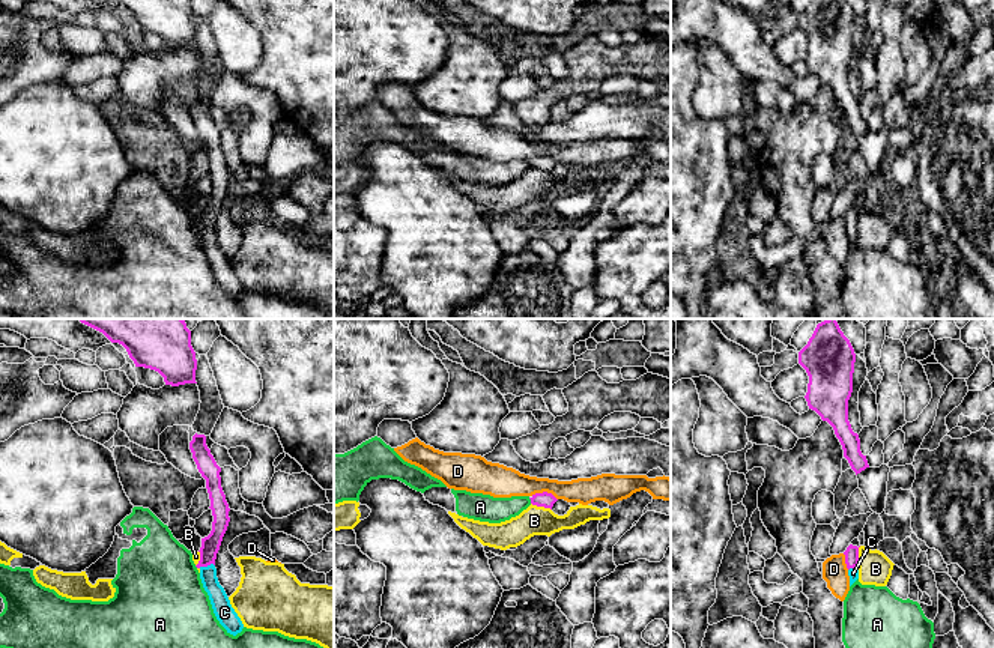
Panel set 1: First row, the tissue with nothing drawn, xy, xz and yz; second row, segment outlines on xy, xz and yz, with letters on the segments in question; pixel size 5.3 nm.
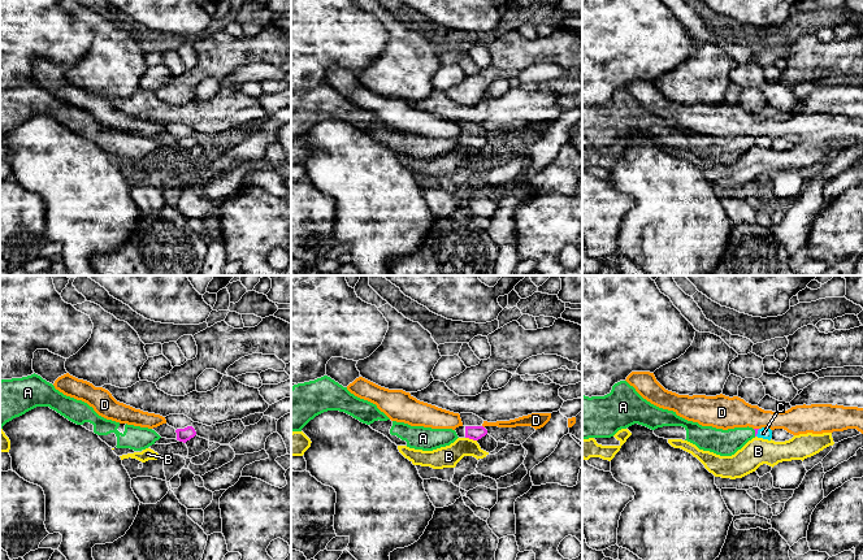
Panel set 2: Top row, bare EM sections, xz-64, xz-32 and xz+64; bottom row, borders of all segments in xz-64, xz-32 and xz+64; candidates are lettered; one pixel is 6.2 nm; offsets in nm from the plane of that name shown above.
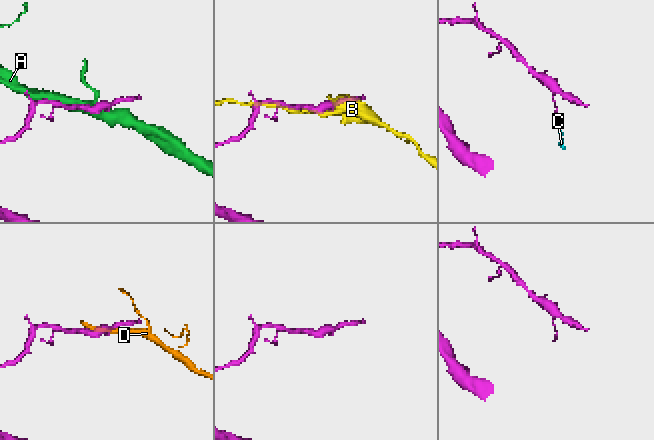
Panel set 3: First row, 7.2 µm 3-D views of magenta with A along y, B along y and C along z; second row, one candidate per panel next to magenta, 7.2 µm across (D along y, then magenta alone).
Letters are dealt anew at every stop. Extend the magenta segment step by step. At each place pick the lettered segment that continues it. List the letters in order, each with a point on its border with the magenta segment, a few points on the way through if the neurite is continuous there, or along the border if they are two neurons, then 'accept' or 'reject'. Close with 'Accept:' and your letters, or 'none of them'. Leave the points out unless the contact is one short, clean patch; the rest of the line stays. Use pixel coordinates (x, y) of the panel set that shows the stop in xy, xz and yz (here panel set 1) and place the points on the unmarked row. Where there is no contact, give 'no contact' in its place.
A: xz (531, 164) | along xz (528, 161), (531, 166) | reject
B: xz (542, 169) | along xz (531, 166), (551, 173) | reject
C: xy (206, 229) | across xy (211, 208), (206, 229), (209, 245), (220, 265) | accept
D: xz (545, 155) | along xz (531, 158), (549, 155), (557, 163) | reject
Accept: C

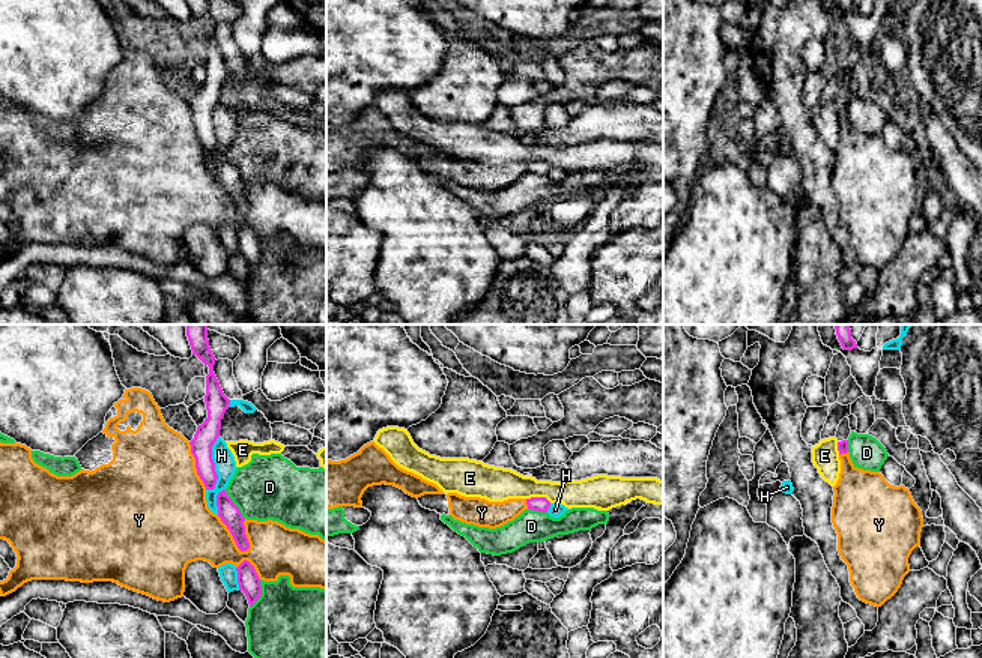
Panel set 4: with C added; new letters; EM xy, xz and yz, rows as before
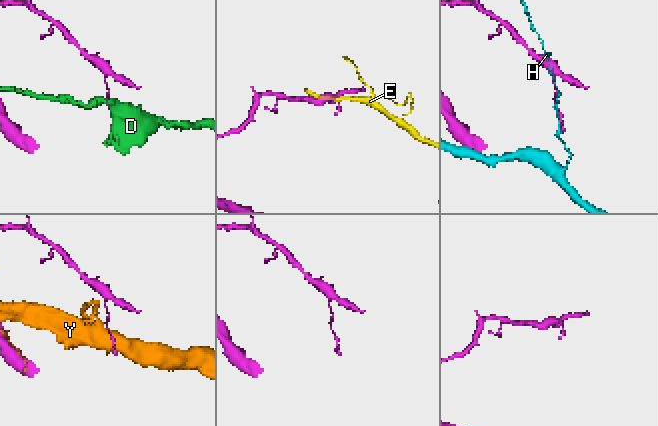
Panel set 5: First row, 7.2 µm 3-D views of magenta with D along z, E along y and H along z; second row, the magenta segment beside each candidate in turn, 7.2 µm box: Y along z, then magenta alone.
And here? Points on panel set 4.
D: xy (235, 169) | reject
E: xz (539, 161) | along xz (527, 161), (546, 161), (551, 166) | reject
H: xy (214, 129) | reject
Y: xy (232, 199) | reject
Accept: none of them

